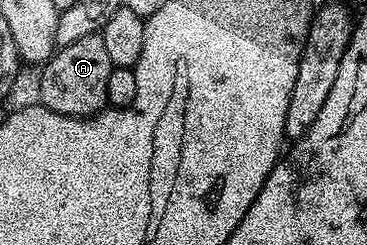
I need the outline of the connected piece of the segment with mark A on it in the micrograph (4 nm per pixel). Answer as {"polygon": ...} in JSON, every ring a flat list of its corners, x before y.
{"polygon":[[101,34,83,36,83,40,75,40,71,44,60,47,47,62,40,67,41,83,39,84,42,98,40,105,46,106,51,112,59,112,63,116,72,118,92,118,106,109,109,97,107,96,107,80,111,77,114,66,111,56,107,56,107,47,103,44]]}

